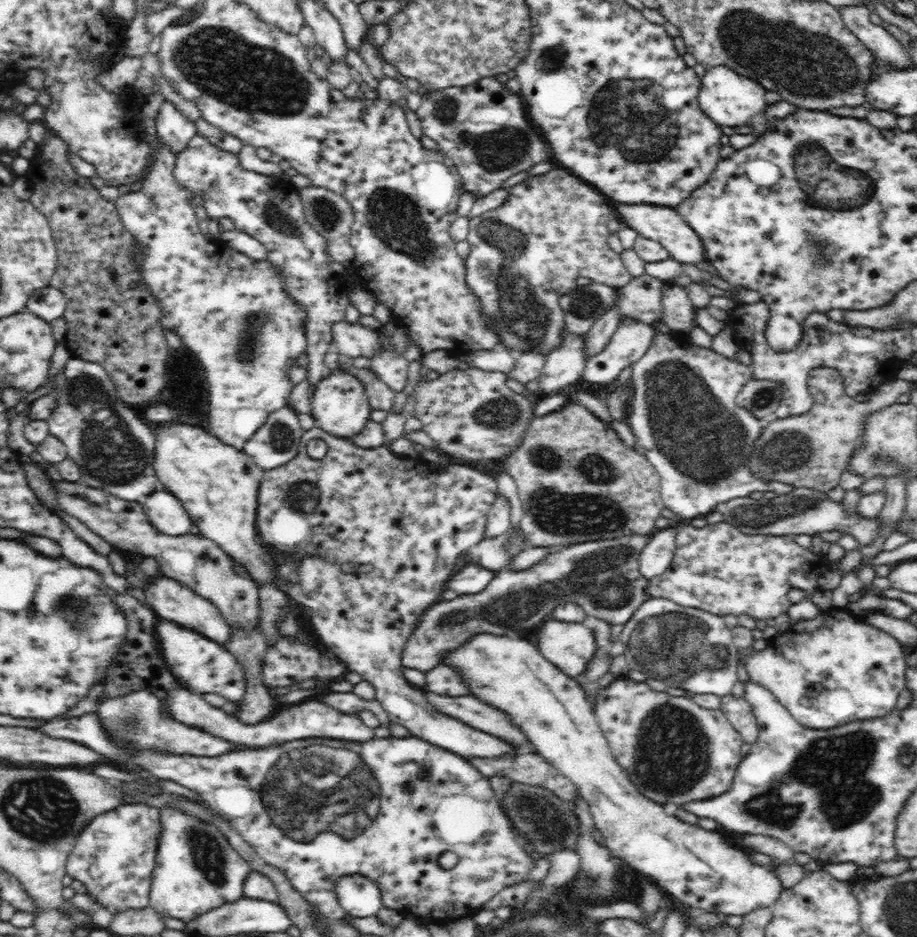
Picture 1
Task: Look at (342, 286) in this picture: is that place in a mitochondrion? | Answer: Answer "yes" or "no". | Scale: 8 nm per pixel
no

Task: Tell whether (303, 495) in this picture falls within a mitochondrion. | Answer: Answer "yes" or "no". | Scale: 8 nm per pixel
yes

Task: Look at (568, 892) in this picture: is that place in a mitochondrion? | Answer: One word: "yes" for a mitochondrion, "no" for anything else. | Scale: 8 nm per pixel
no

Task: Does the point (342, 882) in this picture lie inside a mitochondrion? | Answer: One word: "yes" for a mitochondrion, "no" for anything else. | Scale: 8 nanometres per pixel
no

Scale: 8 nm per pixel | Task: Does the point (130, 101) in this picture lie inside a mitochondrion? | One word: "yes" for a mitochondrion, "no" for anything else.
no

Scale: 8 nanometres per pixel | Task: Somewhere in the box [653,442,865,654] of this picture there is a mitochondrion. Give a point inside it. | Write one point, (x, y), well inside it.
(762, 515)

